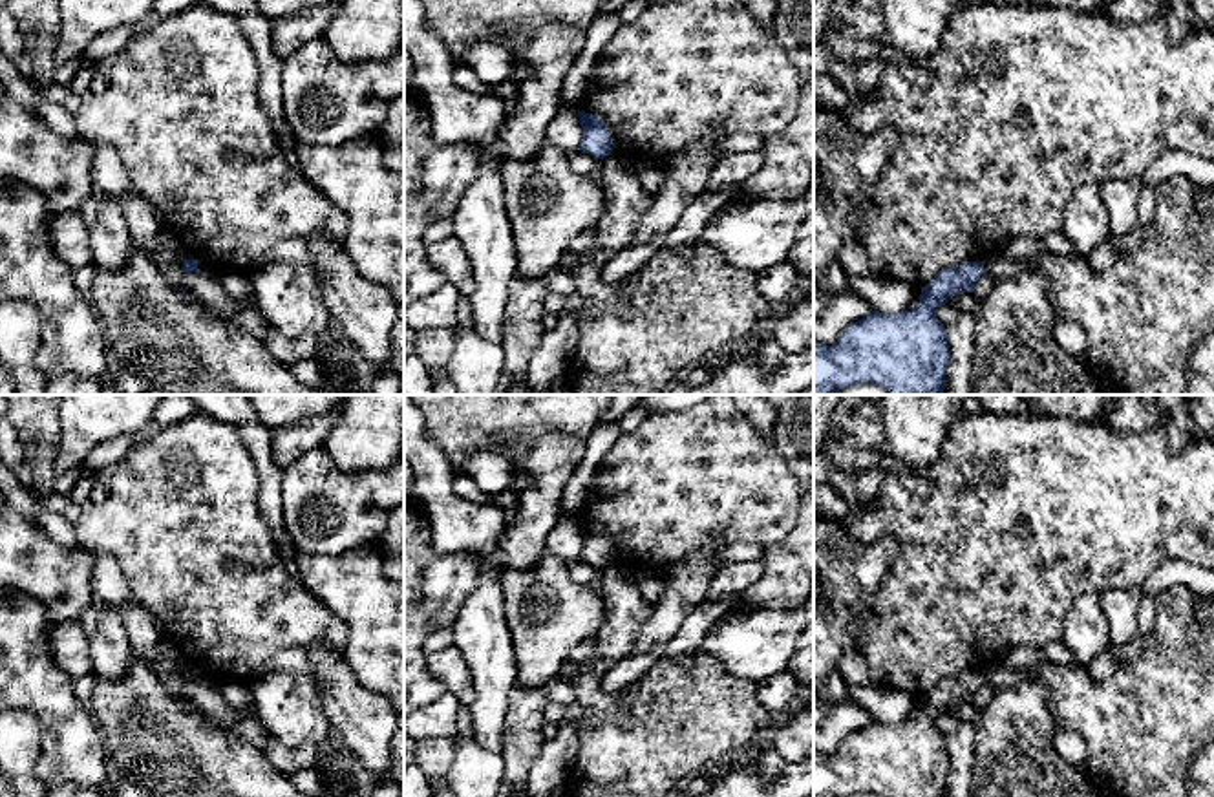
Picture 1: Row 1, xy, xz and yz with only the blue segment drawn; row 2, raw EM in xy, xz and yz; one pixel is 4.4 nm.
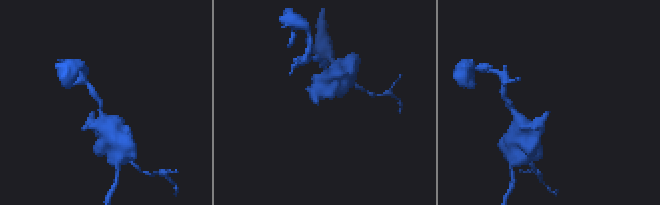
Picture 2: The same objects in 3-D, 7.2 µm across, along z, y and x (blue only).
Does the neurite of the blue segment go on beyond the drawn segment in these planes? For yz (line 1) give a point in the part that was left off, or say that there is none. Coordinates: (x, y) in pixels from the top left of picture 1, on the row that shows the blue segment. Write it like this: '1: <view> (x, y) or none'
1: none

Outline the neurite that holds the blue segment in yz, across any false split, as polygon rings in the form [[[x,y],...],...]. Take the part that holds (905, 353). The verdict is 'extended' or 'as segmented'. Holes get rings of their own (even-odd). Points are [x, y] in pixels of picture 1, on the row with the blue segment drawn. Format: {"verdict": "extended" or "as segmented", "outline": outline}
{"verdict": "as segmented", "outline": [[[984,261],[945,269],[921,287],[912,311],[872,311],[834,345],[814,340],[814,395],[856,384],[874,384],[890,395],[943,395],[951,353],[936,311],[958,292],[974,292],[984,272]]]}

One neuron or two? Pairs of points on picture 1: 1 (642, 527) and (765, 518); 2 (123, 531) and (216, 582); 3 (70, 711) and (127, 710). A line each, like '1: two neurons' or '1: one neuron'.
1: one neuron
2: one neuron
3: two neurons

